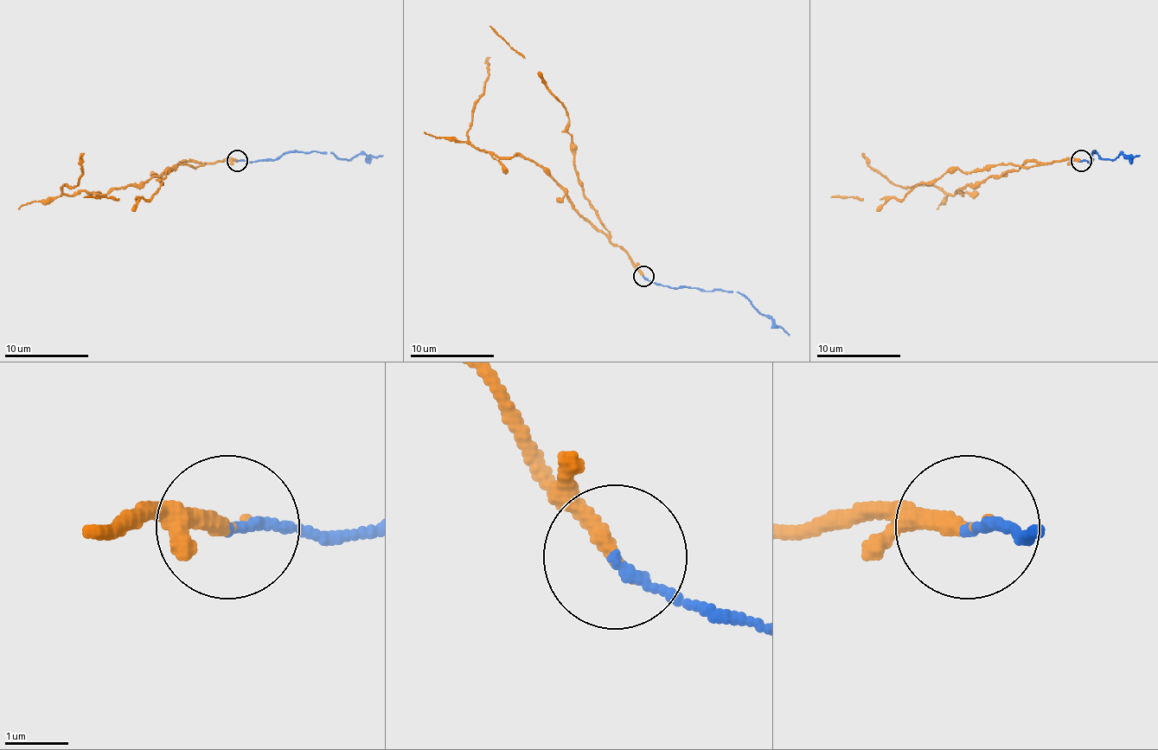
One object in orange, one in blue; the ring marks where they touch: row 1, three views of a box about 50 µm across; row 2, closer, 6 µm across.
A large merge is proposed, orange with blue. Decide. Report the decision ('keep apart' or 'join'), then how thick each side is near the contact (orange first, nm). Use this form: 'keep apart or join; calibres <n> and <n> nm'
keep apart; calibres 240 and 160 nm

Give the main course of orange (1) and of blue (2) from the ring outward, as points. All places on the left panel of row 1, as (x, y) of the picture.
1: (237, 160), (180, 162), (163, 175), (132, 185), (67, 195), (60, 189), (78, 185), (82, 175), (79, 154)
2: (237, 160), (281, 157), (289, 151), (333, 154), (342, 160), (352, 160), (361, 154), (383, 156)

